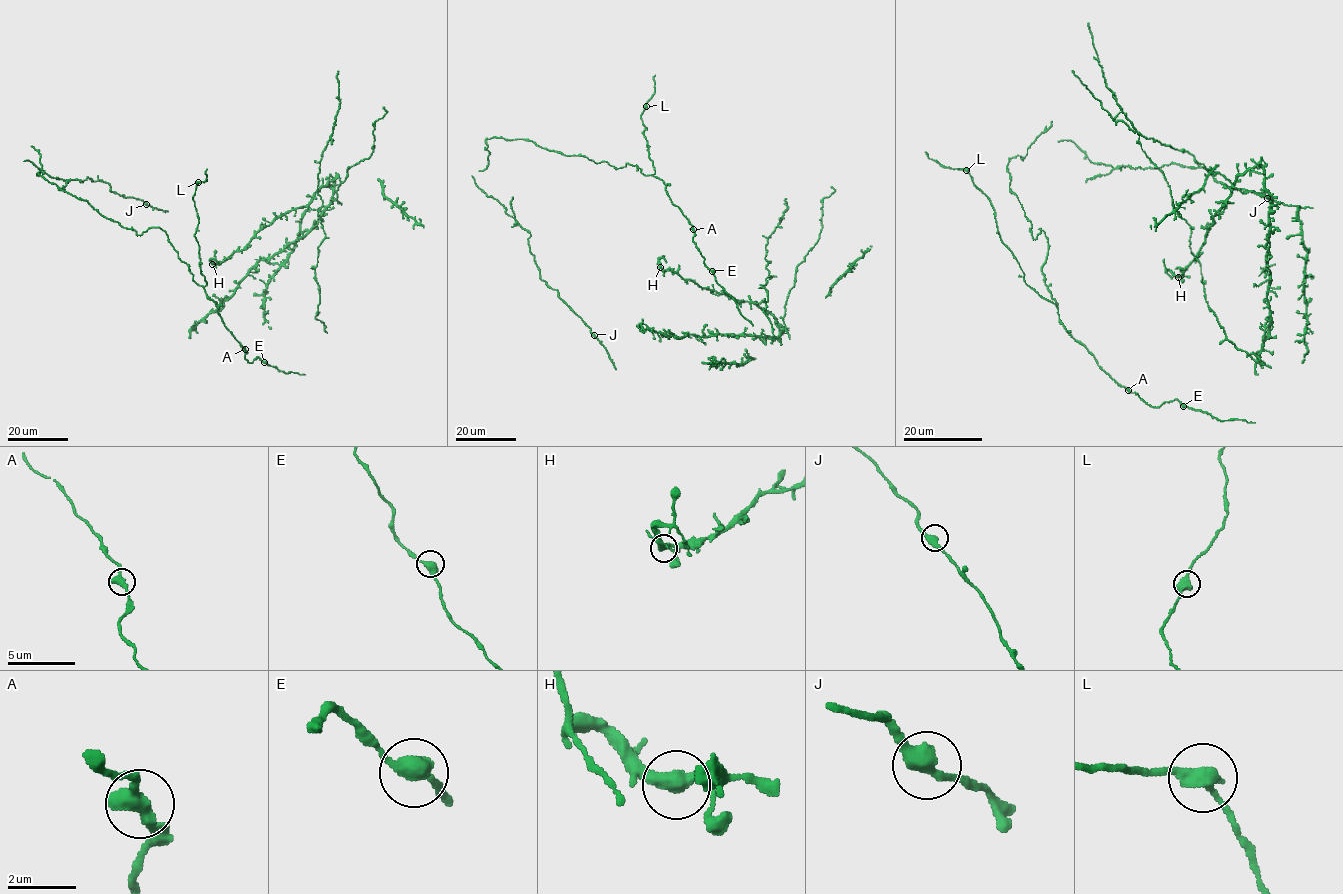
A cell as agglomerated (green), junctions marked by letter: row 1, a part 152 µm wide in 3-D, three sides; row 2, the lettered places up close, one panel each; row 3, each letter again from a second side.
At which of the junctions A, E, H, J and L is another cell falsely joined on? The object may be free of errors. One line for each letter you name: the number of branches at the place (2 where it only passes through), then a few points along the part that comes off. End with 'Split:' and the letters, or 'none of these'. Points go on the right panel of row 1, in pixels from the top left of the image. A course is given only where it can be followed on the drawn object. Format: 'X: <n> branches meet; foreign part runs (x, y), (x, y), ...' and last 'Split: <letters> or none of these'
Split: none of these

